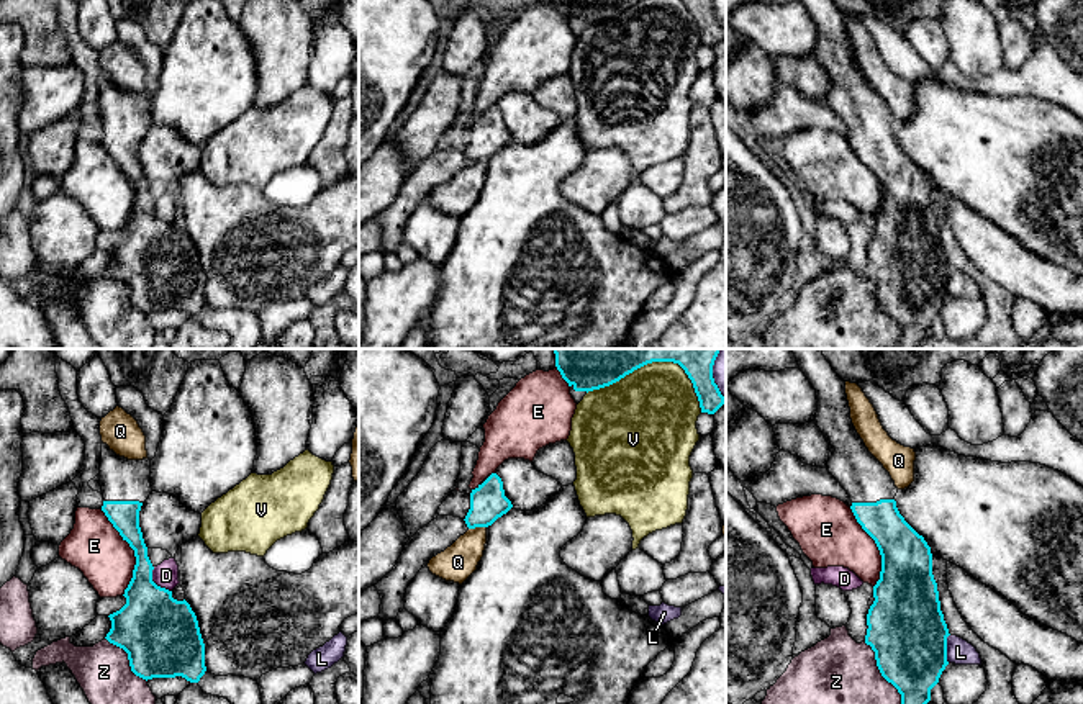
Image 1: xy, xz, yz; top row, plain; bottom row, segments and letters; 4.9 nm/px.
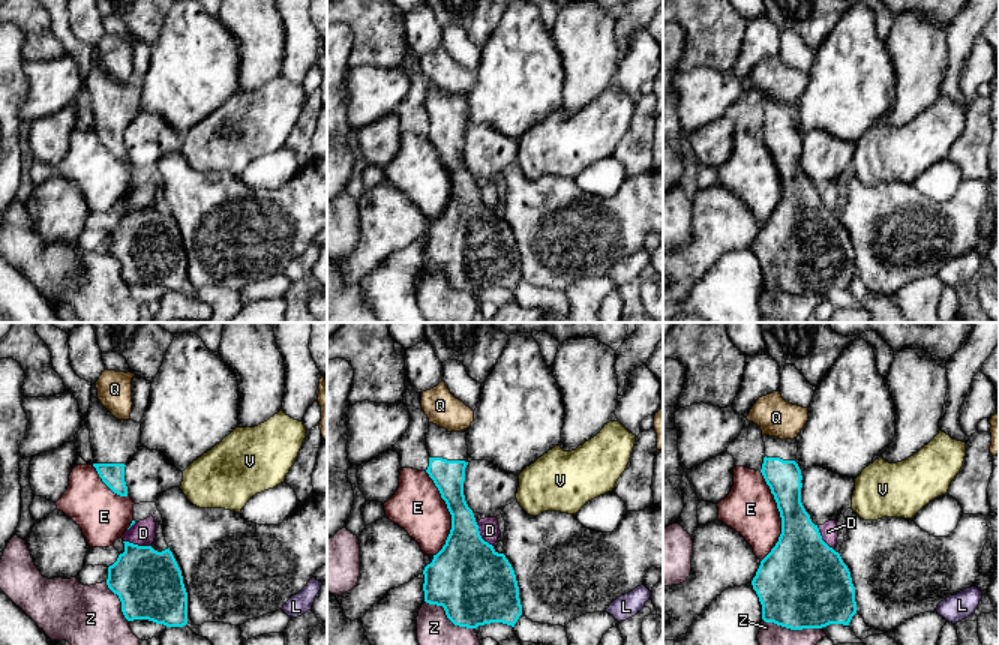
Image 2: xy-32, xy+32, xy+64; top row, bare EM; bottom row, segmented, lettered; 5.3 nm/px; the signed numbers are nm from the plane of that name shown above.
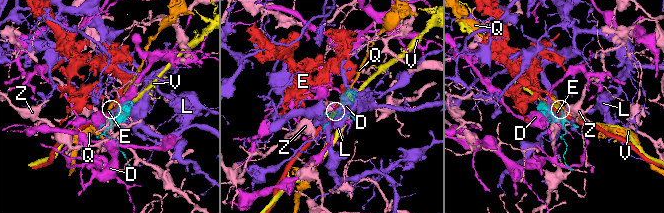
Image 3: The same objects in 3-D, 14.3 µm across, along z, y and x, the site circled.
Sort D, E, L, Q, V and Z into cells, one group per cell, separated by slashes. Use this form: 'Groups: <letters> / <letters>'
Groups: D / E / L / Q / V / Z

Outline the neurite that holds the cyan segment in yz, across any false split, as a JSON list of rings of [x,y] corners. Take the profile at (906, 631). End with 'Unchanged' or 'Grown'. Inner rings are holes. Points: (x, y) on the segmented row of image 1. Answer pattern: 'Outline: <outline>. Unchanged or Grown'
Outline: [[[793,349],[793,354],[800,370],[816,390],[814,424],[829,444],[827,470],[847,491],[857,522],[875,540],[881,555],[880,580],[873,586],[875,601],[867,614],[865,643],[875,652],[881,676],[901,694],[901,704],[927,704],[931,689],[949,665],[947,637],[950,635],[932,575],[931,547],[899,514],[895,481],[857,434],[850,419],[845,381],[832,370],[821,349]]]. Grown

